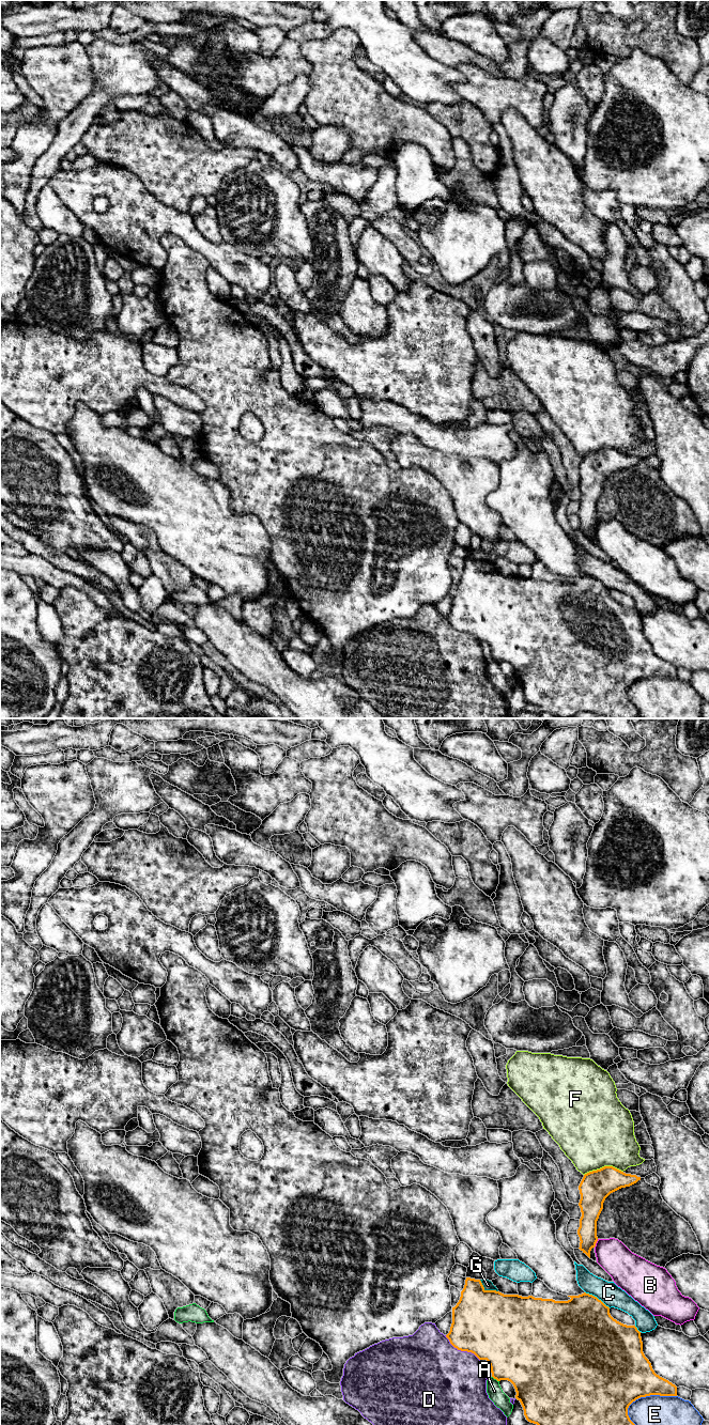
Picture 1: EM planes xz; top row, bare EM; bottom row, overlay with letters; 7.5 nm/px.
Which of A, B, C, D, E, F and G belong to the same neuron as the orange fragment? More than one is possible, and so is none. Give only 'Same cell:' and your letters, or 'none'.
Same cell: G

